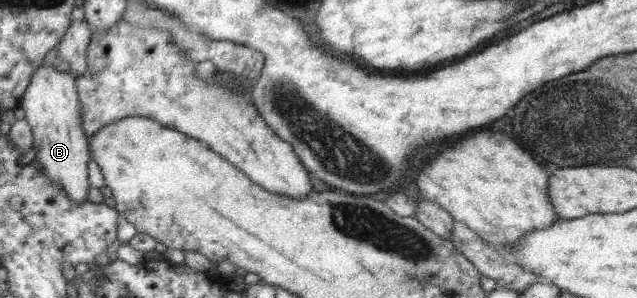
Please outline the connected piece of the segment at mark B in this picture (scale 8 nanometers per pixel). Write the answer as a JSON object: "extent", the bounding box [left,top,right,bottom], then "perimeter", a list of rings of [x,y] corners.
{"extent":[19,62,90,203],"perimeter":[[[42,62],[30,75],[19,106],[23,109],[24,118],[30,125],[32,145],[36,151],[34,159],[44,167],[43,175],[47,175],[47,181],[57,183],[73,203],[83,203],[83,201],[87,201],[87,190],[90,187],[87,180],[87,162],[90,160],[90,151],[88,146],[89,137],[83,133],[80,124],[80,105],[77,96],[74,77],[68,71],[60,72],[54,64],[49,65]]]}

